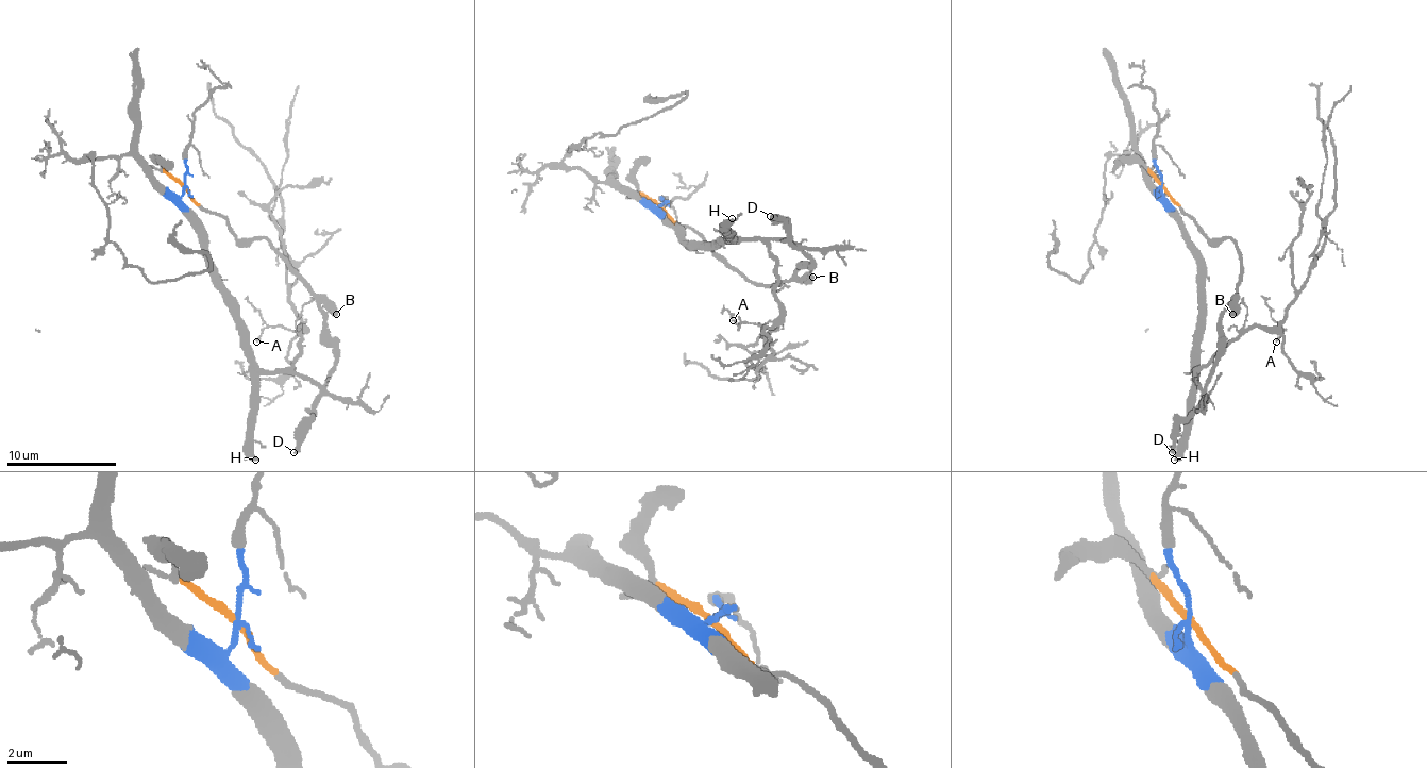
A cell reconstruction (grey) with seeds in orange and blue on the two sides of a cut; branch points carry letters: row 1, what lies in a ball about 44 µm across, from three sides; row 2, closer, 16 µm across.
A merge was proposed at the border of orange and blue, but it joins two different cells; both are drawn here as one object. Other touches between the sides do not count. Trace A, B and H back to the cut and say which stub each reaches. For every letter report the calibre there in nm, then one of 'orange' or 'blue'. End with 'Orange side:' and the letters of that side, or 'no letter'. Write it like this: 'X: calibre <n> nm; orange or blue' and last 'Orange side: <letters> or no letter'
A: calibre 110 nm; blue
B: calibre 500 nm; orange
H: calibre 480 nm; blue
Orange side: B

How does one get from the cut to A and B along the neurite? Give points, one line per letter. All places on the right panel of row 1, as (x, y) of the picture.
A: (1162, 185), (1165, 210), (1198, 265), (1195, 372), (1251, 328), (1278, 326), (1275, 341)
B: (1162, 185), (1207, 240), (1228, 237), (1237, 248), (1240, 284), (1231, 314)

